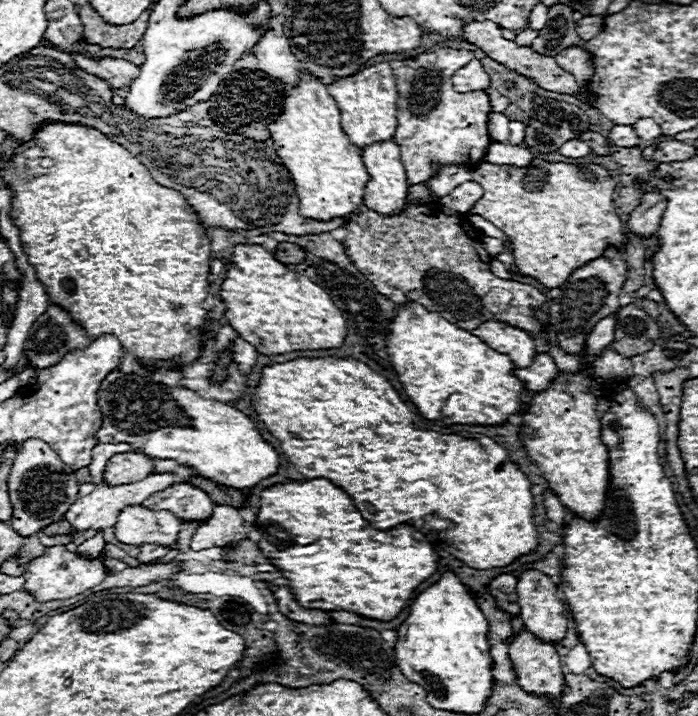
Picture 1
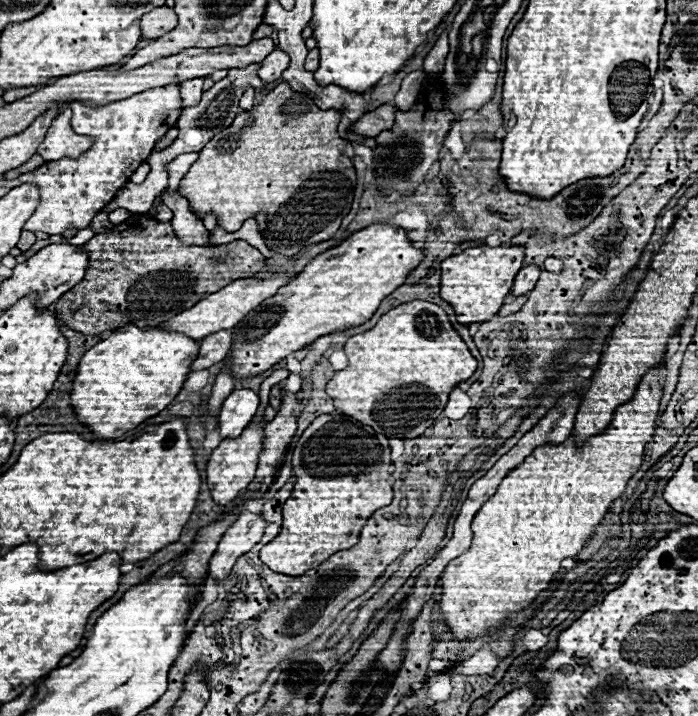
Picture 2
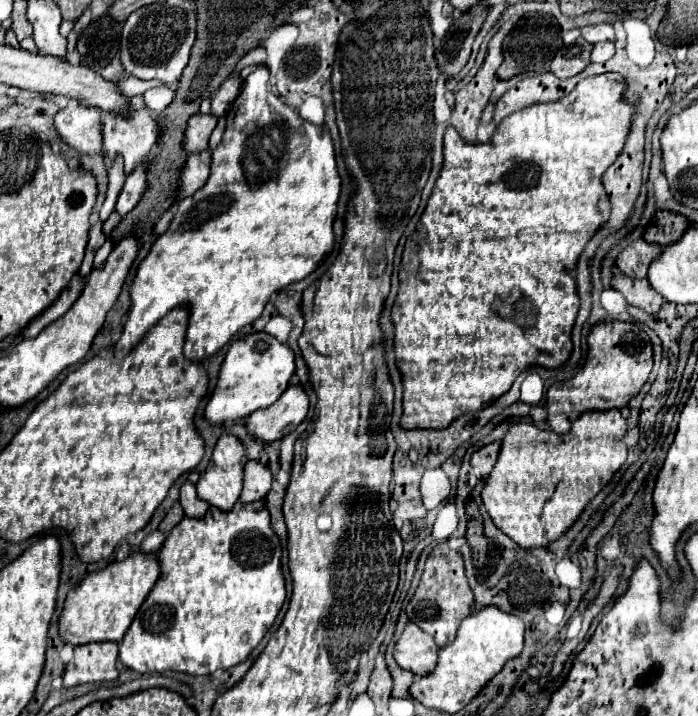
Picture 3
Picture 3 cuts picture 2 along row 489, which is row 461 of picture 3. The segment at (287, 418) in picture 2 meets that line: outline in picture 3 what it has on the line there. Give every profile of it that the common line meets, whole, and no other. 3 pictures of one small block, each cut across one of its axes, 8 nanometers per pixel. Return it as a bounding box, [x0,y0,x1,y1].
[242,460,272,500]

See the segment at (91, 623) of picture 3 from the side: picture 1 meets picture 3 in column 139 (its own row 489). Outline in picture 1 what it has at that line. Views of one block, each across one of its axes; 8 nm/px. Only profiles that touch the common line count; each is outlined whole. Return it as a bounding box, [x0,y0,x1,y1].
[520,372,610,522]

